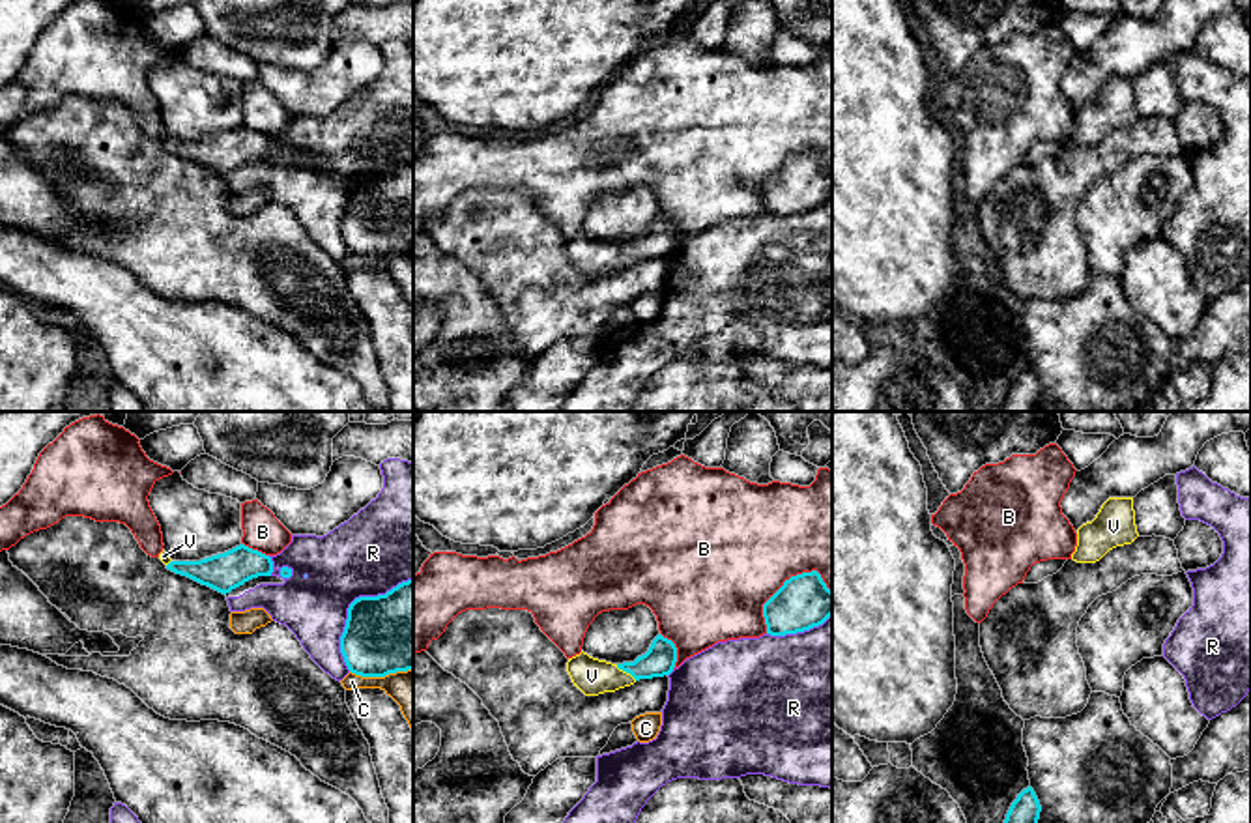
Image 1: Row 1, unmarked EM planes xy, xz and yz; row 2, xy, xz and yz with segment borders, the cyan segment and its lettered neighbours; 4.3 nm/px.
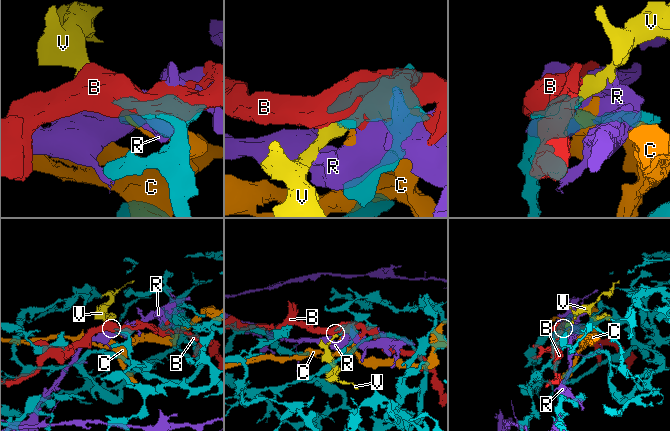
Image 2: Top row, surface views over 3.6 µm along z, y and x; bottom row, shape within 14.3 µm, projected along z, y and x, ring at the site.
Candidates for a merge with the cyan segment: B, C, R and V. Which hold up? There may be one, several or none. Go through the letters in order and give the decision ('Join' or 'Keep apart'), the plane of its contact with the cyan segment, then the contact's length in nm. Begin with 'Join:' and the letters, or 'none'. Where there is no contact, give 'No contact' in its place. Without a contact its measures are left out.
Join: V
B: Keep apart. Touches cyan in xz. Shared border 360 nm
C: Keep apart. Touches cyan in xy. Shared border 280 nm
R: Keep apart. Touches cyan in xy. Shared border 480 nm
V: Join. Touches cyan in xz. Shared border 120 nm

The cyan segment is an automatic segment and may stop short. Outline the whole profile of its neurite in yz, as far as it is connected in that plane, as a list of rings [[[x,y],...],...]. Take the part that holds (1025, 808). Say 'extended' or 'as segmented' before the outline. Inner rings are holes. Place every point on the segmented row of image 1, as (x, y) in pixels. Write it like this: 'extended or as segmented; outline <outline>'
as segmented; outline [[[1028,786],[1012,802],[1004,823],[1038,823],[1040,812],[1042,812],[1040,801],[1034,789]]]

